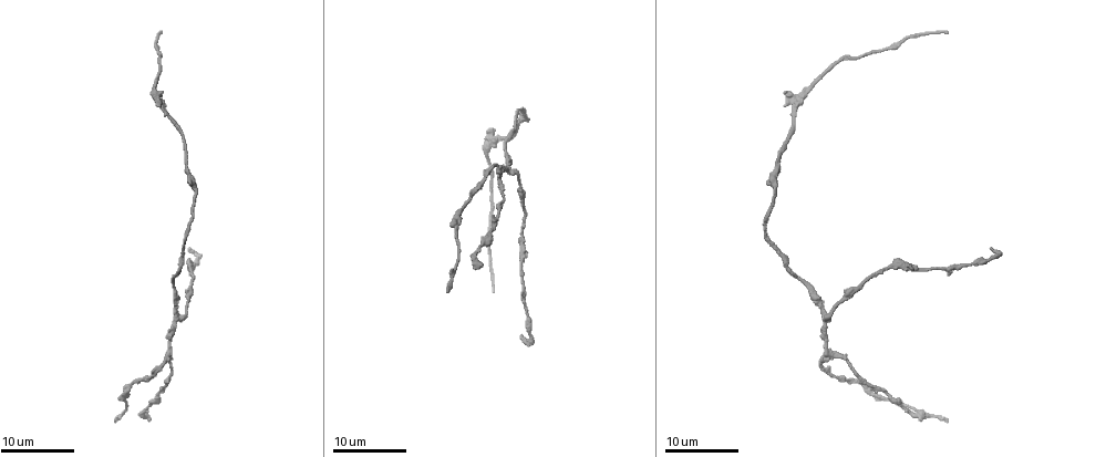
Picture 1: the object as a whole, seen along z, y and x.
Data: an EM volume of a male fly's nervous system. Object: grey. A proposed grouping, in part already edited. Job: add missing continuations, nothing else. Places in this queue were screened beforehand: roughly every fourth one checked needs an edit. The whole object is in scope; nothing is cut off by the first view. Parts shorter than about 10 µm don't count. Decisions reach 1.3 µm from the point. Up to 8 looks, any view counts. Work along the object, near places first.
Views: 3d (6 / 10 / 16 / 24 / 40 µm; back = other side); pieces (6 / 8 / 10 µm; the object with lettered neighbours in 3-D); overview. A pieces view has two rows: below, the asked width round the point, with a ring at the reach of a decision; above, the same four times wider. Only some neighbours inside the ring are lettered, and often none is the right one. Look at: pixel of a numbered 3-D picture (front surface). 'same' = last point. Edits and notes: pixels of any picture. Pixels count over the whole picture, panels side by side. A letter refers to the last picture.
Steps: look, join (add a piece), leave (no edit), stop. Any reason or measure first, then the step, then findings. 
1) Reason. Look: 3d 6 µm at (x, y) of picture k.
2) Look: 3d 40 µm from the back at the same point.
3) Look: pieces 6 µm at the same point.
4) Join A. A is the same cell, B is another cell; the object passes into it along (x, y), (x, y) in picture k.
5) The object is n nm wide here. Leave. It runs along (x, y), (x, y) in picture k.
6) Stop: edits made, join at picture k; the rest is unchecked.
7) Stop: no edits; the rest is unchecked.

End of a long branch. Look: 3d 16 µm at (494, 291) of picture 1.

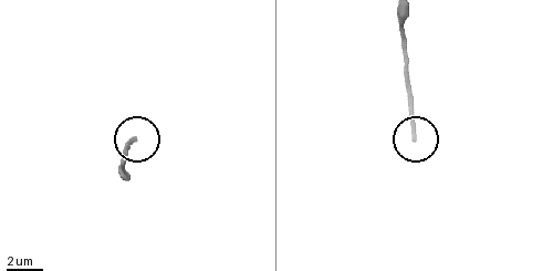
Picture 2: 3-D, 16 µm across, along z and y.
Look: pieces 6 µm at (415, 139) of picture 2.

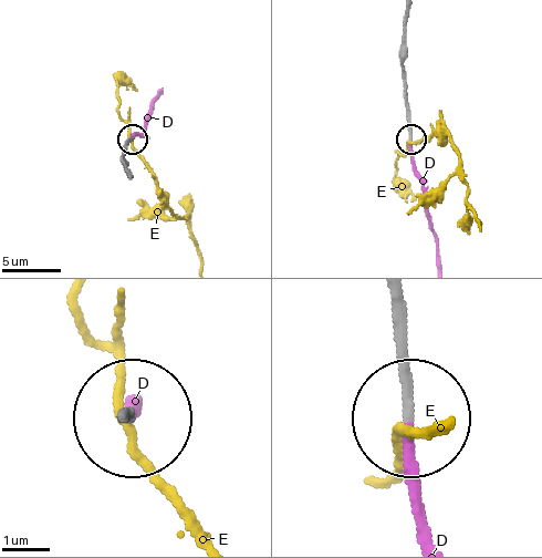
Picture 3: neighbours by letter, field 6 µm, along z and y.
Join D. D is the same cell, E is another cell; the object passes into it along (409, 107), (409, 151), (438, 258) in picture 3; the cell continues.

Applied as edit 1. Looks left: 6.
See it whole again. Look: overview.

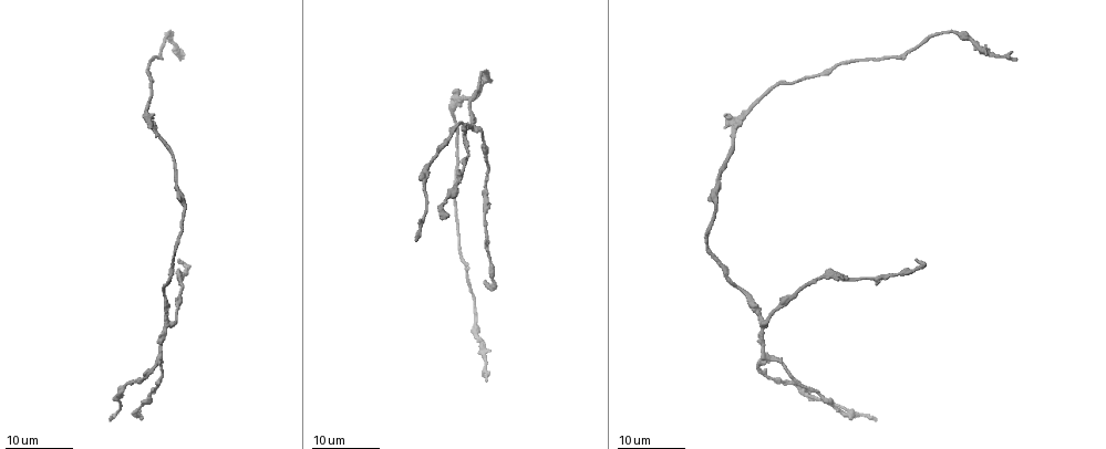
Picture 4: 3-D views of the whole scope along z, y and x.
Free end. Look: 3d 24 µm at (873, 418) of picture 4.

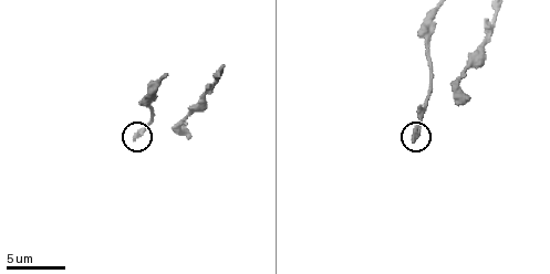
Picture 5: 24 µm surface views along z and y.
Look: 3d 6 µm at (413, 140) of picture 5.

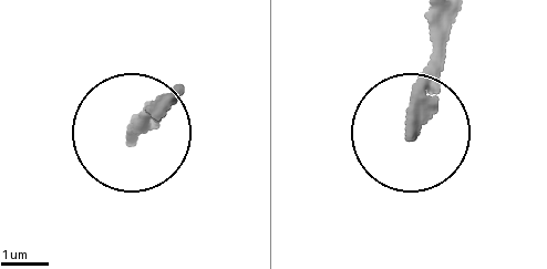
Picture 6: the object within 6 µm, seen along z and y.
What lies round it. Look: pieces 6 µm at (412, 129) of picture 6.

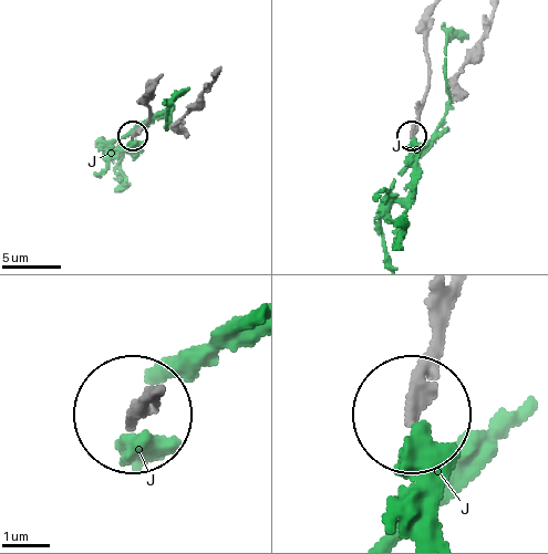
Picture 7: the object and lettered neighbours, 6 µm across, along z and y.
Leave. J is another cell; it runs along (431, 16), (427, 90), (413, 134) in picture 7; no lettered piece goes on from it.

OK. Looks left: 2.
Branch stops here. Look: pieces 8 µm at (468, 97) of picture 5.

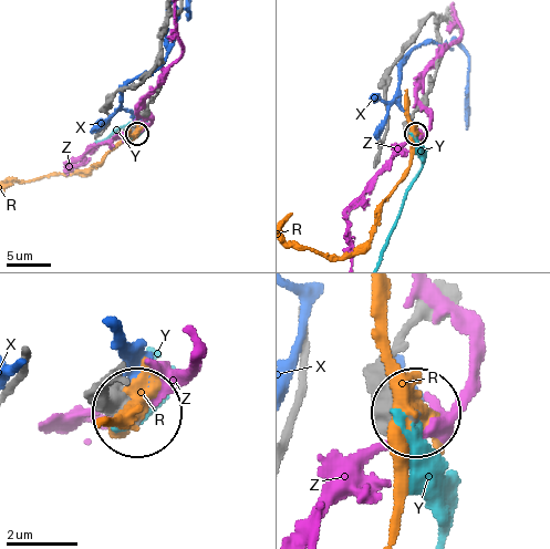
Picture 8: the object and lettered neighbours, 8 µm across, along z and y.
Leave. R, X, Y and Z are other cells; no lettered piece goes on from it.

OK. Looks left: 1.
Stop: edits made, join at picture 3; the rest is unchecked.

